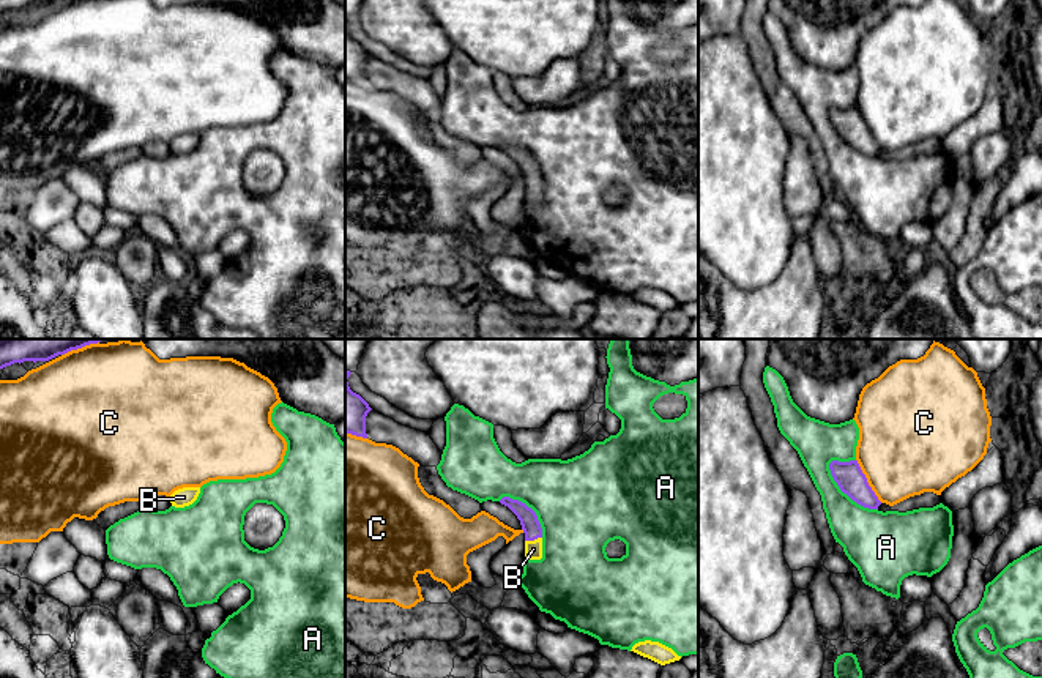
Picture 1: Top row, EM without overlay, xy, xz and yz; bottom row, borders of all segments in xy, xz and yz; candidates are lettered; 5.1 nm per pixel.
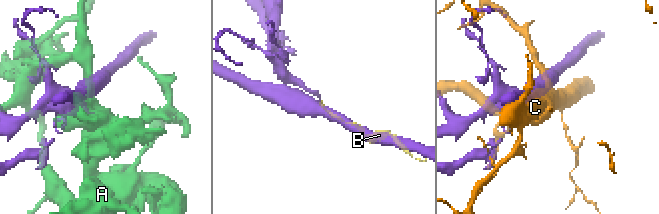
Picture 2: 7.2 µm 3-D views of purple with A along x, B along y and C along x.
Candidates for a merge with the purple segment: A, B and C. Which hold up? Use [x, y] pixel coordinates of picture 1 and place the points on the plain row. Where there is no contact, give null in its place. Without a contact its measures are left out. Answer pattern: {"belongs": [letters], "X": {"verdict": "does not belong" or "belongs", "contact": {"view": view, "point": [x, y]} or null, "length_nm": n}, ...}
{"belongs": ["B"], "A": {"verdict": "does not belong", "contact": {"view": "yz", "point": [844, 139]}, "length_nm": 340}, "B": {"verdict": "belongs", "contact": {"view": "xz", "point": [533, 186]}, "length_nm": 90}, "C": {"verdict": "does not belong", "contact": {"view": "yz", "point": [866, 128]}, "length_nm": 260}}

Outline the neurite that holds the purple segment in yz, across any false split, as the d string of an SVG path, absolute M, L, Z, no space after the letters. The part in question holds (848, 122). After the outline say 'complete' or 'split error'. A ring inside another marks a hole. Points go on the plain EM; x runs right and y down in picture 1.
M832 107L829 110L829 117L840 137L847 140L853 148L869 156L878 156L881 148L869 132L858 107Z | complete

